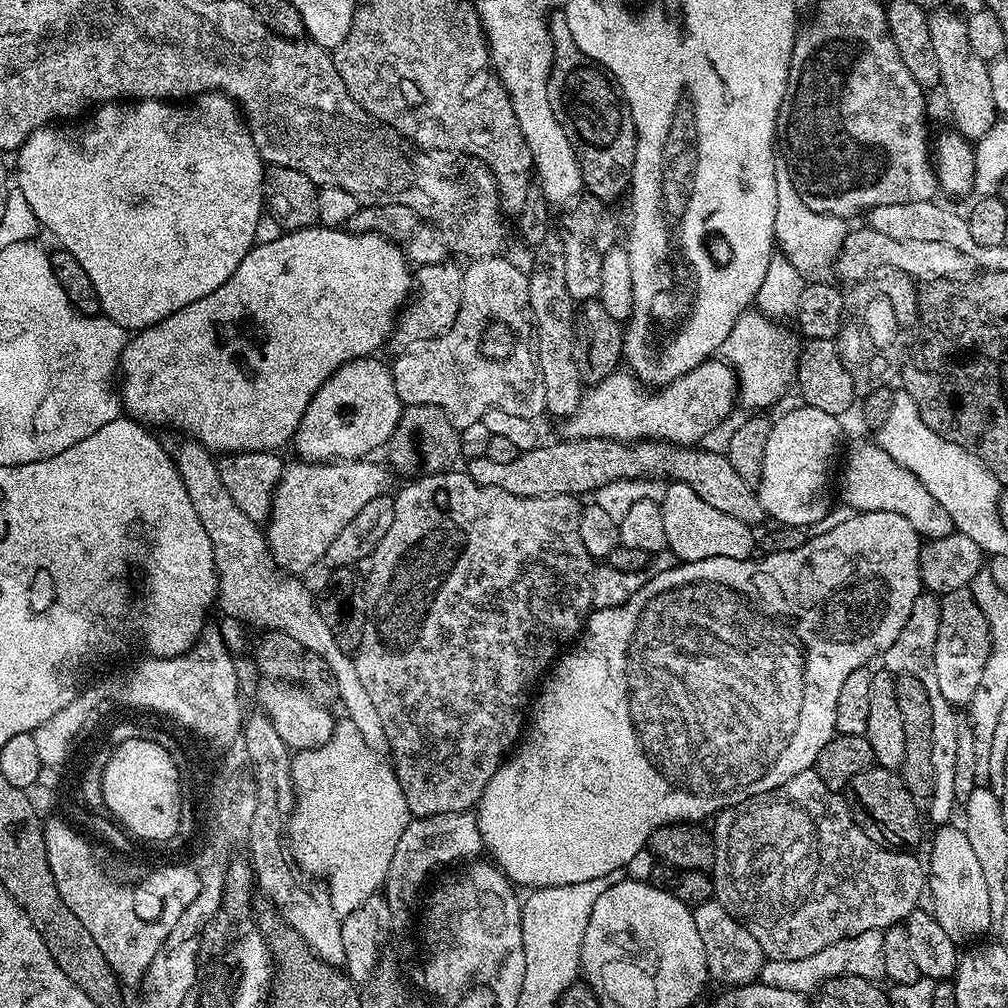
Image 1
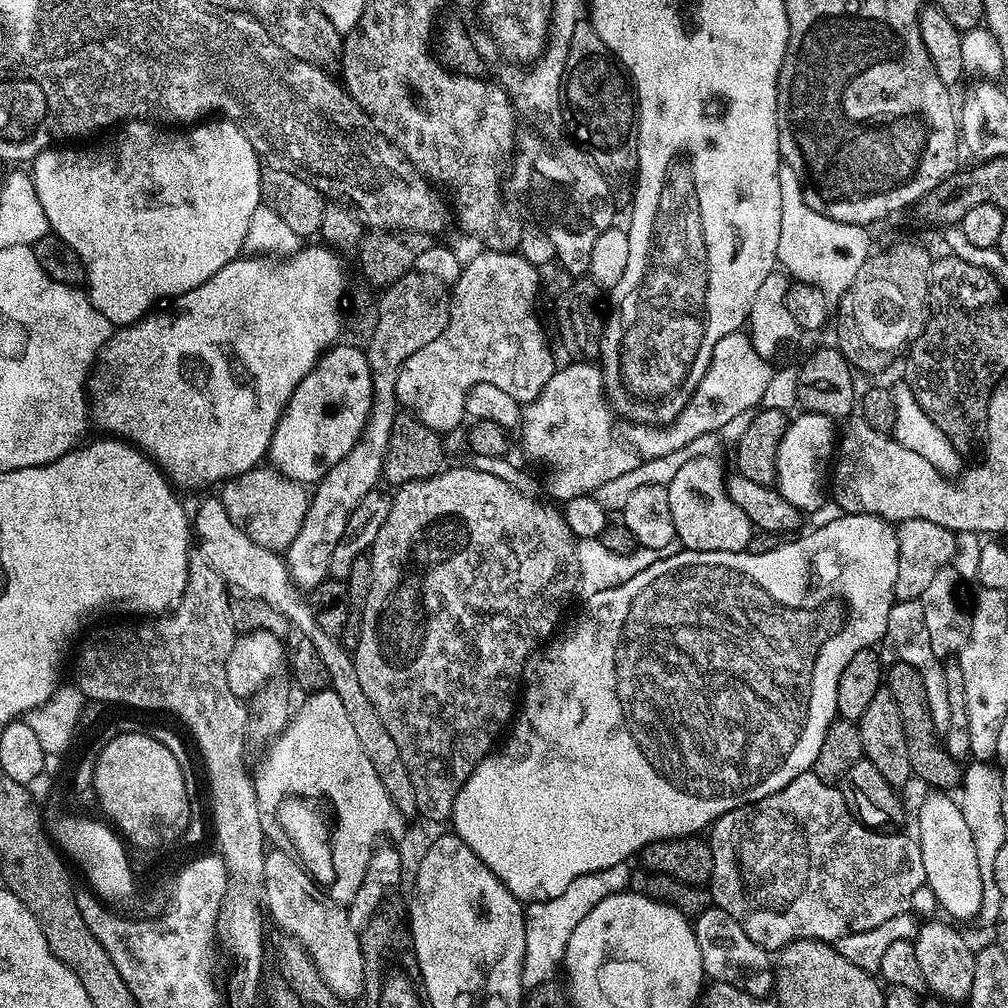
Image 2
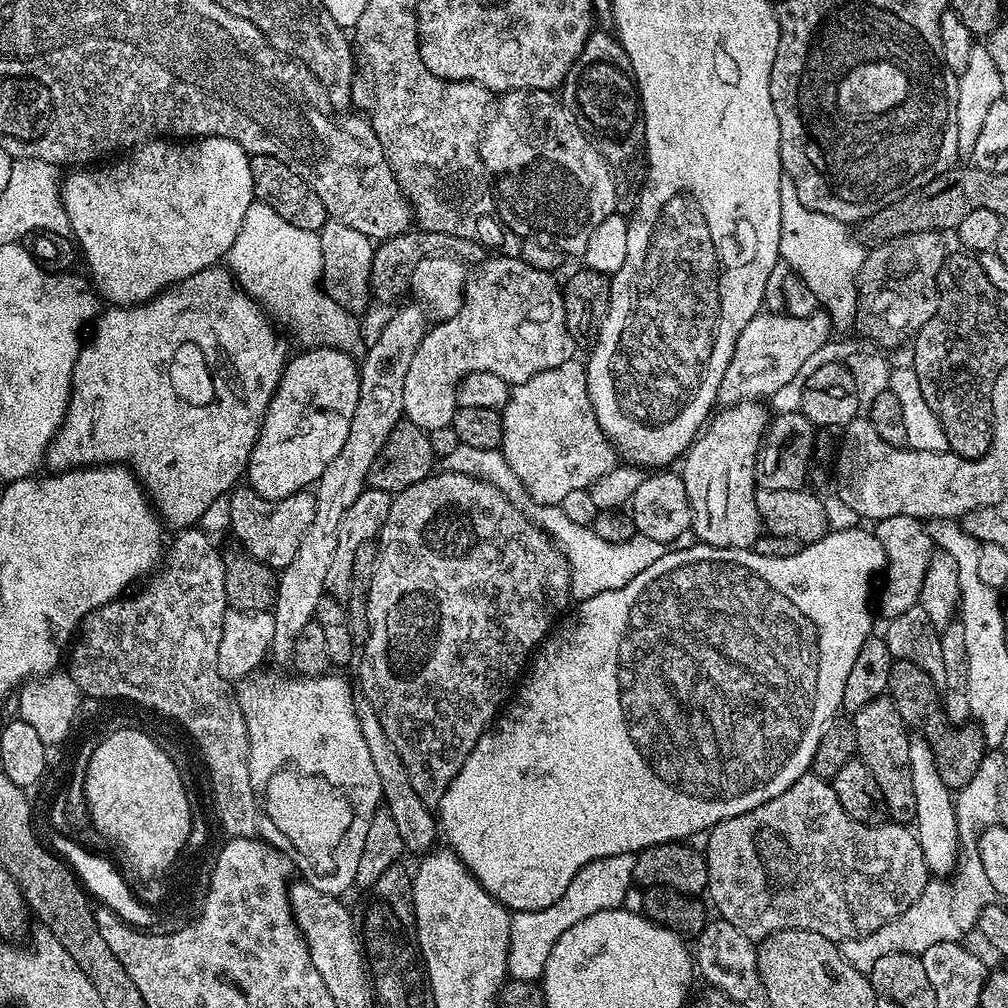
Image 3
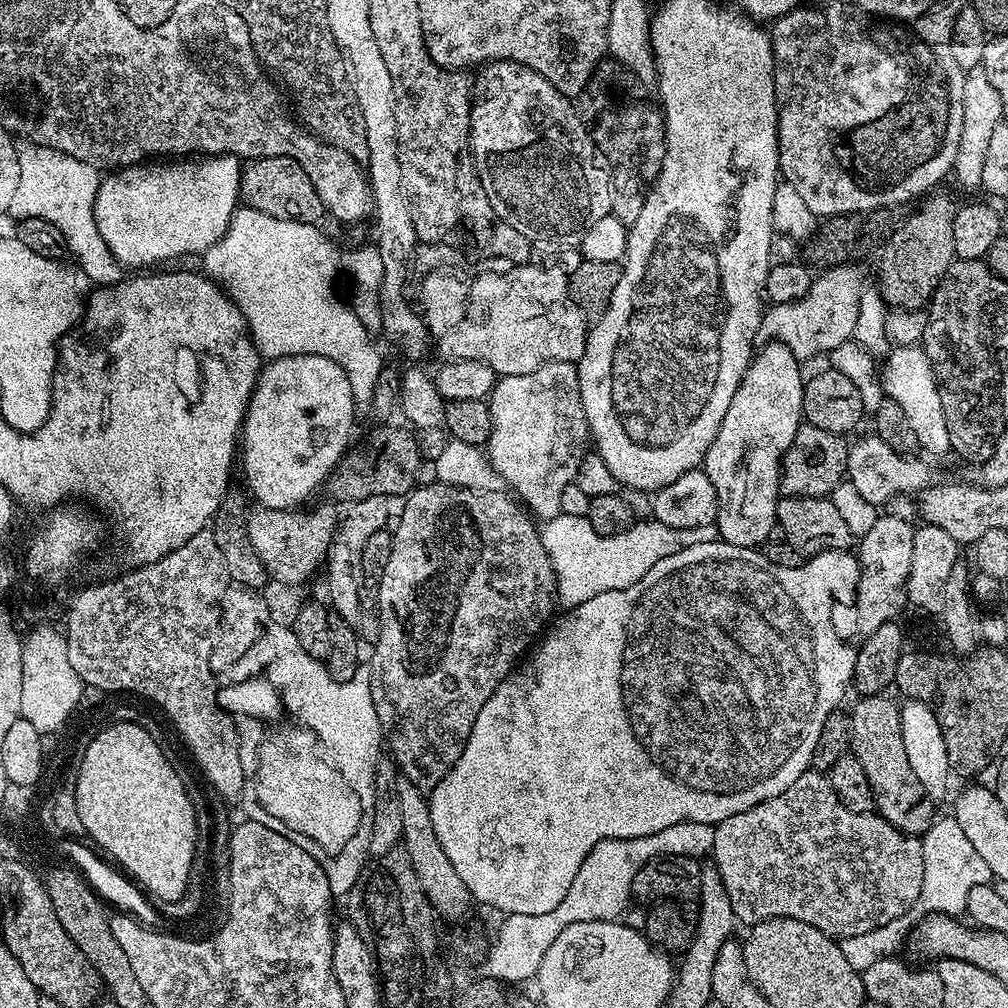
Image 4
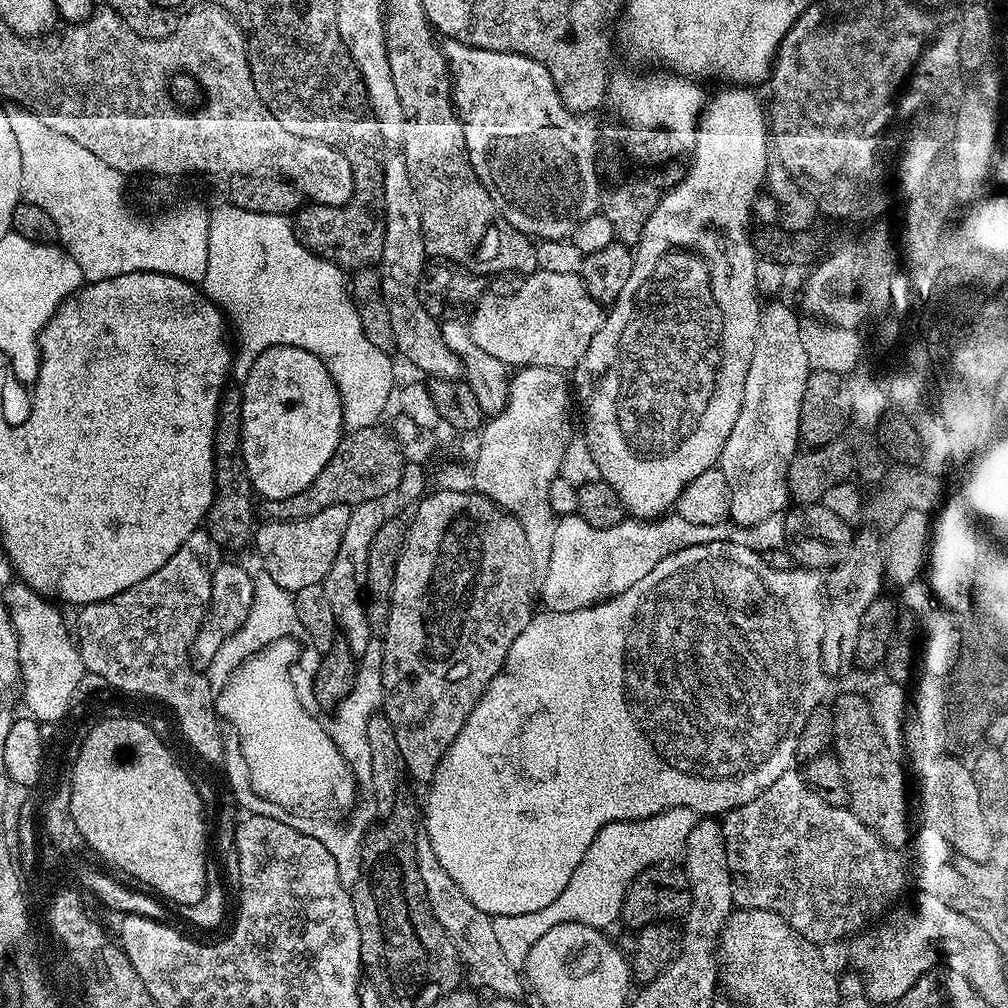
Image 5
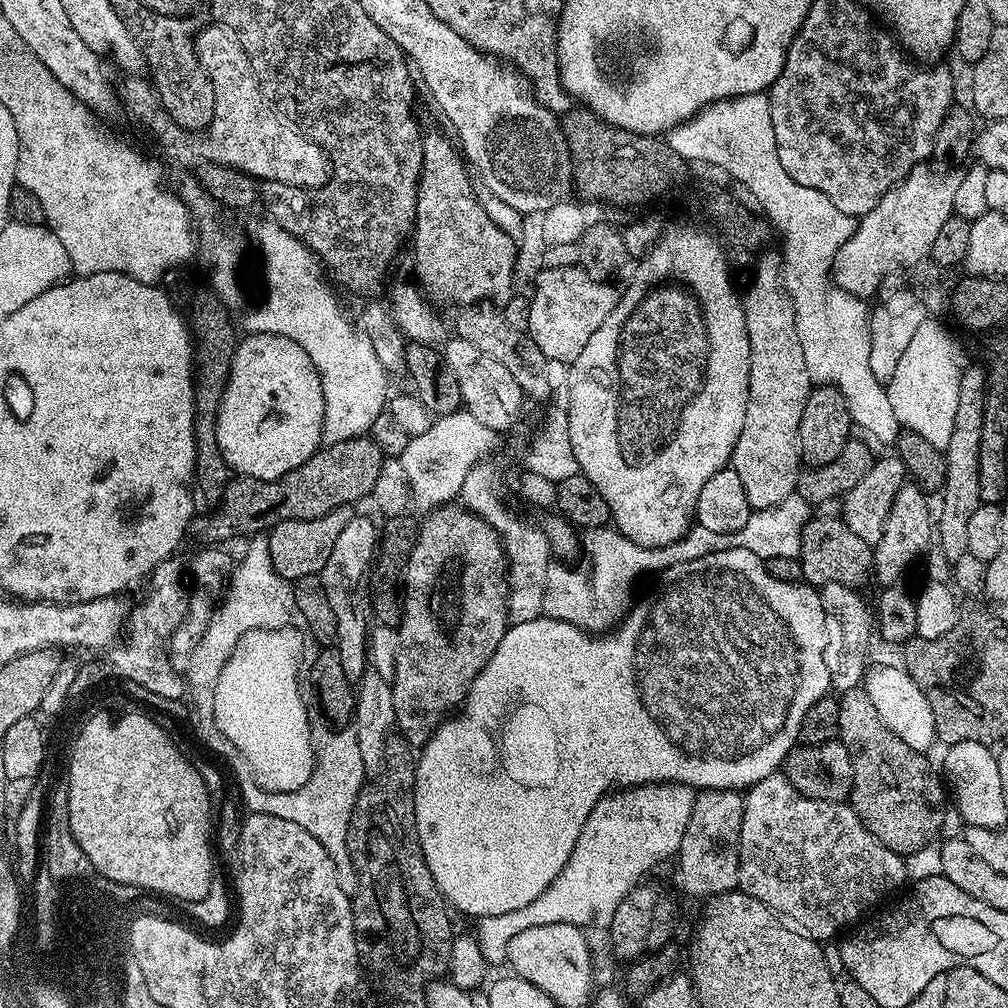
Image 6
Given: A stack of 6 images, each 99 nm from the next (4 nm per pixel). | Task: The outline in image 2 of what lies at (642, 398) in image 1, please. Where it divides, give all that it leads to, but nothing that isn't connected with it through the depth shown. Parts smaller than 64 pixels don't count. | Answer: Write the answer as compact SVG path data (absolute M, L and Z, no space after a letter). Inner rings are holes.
M743 331L726 334L682 414L661 426L637 424L617 416L604 391L603 371L592 362L568 362L565 368L557 367L538 398L523 405L518 440L524 443L524 452L530 459L552 471L548 488L557 501L594 494L598 486L606 486L606 482L654 458L674 454L674 450L690 446L694 438L718 432L742 411L755 409L772 384L774 368L770 365L755 352L750 335Z

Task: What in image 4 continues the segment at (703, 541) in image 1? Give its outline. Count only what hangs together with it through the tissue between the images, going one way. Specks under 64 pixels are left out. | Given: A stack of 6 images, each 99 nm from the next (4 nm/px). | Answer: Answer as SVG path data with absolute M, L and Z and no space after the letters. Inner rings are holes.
M779 342L765 343L765 348L755 353L752 363L748 365L746 374L734 390L734 398L730 398L730 410L726 410L726 418L722 418L722 426L710 442L710 450L706 450L703 472L714 482L716 491L716 528L719 539L725 544L759 549L760 545L769 543L768 536L777 527L776 501L781 499L780 462L784 459L790 442L794 442L794 434L798 434L804 420L804 382L800 376L801 361L786 345Z

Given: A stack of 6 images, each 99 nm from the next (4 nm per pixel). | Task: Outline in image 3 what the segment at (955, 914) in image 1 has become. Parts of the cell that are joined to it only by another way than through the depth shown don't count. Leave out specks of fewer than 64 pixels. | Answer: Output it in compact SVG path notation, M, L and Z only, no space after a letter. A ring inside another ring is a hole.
M913 735L910 739L910 774L914 778L914 798L916 799L916 819L914 831L926 858L929 873L936 878L944 878L955 873L962 855L960 846L960 822L953 793L942 782L934 758L932 745L923 735Z

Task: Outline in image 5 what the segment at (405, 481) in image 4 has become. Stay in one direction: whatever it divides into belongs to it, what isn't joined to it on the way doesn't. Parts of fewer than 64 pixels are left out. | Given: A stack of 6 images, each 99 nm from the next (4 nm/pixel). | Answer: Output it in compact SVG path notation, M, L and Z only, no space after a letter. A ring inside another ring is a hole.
M375 426L345 431L340 444L322 472L304 490L285 500L264 500L258 512L264 520L301 520L326 510L326 506L355 506L367 500L383 501L400 487L404 456L387 427Z

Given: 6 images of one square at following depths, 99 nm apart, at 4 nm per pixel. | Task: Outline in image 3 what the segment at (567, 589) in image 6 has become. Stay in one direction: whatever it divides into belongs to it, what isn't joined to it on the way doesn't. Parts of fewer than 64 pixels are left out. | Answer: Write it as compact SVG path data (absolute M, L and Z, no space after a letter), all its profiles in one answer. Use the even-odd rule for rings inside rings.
M531 498L523 511L539 528L553 538L556 547L567 558L571 566L569 593L575 601L588 600L606 590L620 589L628 585L646 567L652 566L658 558L670 551L669 545L654 538L636 533L626 542L610 543L594 534L590 526L581 526L571 521L558 504L538 503Z

